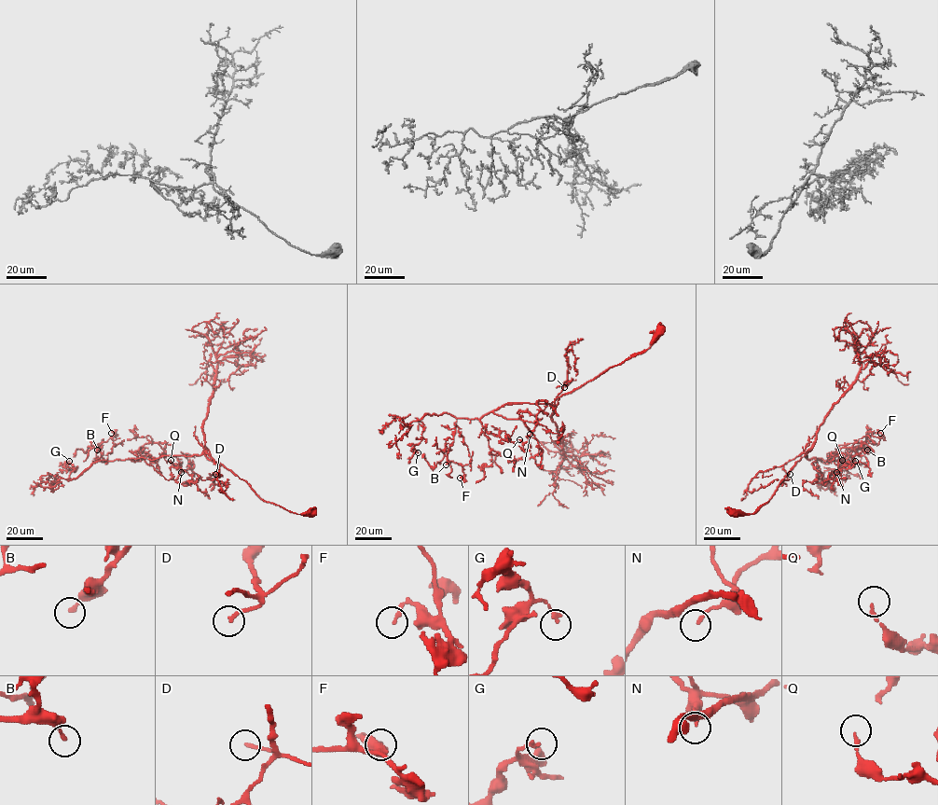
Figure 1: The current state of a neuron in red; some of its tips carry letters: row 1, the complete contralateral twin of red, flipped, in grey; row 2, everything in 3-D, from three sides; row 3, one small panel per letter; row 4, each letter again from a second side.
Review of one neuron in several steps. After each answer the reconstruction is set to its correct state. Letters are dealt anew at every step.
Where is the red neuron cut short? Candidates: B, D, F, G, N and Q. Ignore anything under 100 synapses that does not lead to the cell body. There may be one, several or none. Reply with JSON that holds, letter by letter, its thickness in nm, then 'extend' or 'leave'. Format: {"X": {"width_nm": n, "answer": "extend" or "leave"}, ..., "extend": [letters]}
{"B": {"width_nm": 200, "answer": "leave"}, "D": {"width_nm": 180, "answer": "leave"}, "F": {"width_nm": 160, "answer": "leave"}, "G": {"width_nm": 170, "answer": "leave"}, "N": {"width_nm": 130, "answer": "leave"}, "Q": {"width_nm": 170, "answer": "leave"}, "extend": []}

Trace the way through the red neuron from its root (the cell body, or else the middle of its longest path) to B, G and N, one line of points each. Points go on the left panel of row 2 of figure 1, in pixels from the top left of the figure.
B: (311, 513), (296, 514), (263, 500), (246, 481), (210, 460), (204, 452), (114, 460), (106, 464), (97, 450)
G: (311, 513), (263, 500), (204, 452), (102, 460), (72, 478), (75, 469), (64, 467), (69, 461)
N: (311, 513), (296, 514), (263, 500), (204, 452), (144, 458), (167, 479), (176, 479), (186, 470), (181, 472)

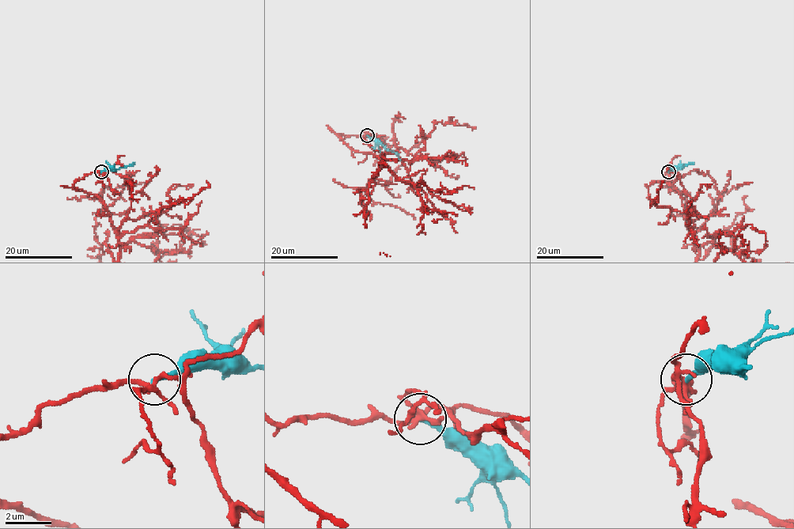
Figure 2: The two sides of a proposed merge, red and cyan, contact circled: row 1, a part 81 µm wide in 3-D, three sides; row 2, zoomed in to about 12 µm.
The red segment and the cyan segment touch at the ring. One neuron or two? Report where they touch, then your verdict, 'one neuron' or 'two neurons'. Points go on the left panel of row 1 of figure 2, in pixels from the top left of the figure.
place (101, 171); two neurons

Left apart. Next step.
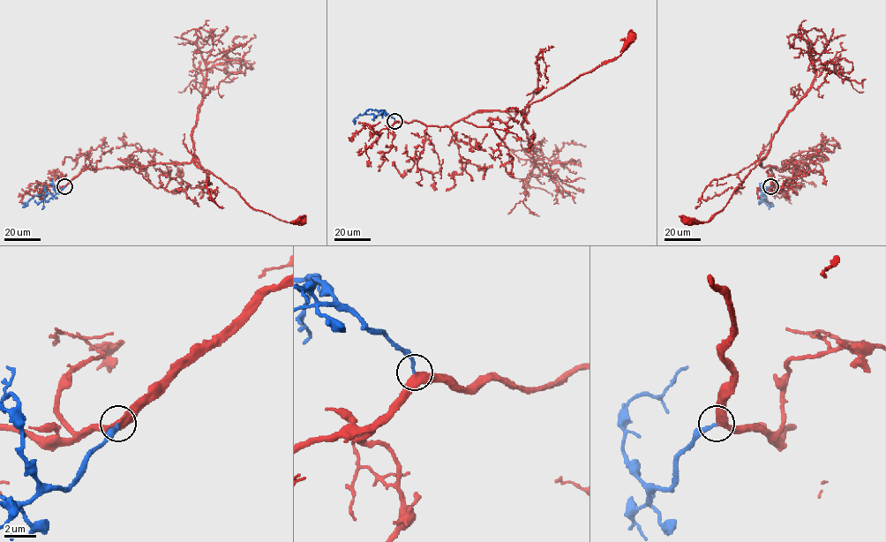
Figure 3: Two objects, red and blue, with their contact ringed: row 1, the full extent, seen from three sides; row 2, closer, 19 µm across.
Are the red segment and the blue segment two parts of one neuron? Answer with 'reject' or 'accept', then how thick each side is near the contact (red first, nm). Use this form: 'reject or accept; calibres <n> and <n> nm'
accept; calibres 440 and 220 nm

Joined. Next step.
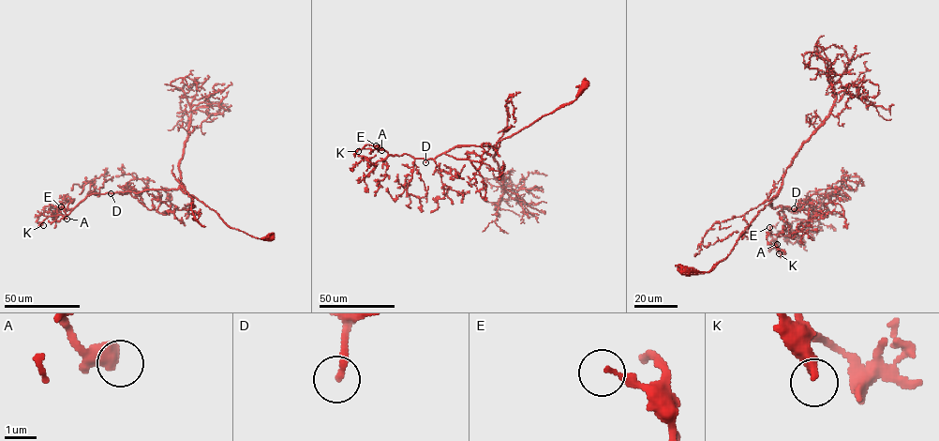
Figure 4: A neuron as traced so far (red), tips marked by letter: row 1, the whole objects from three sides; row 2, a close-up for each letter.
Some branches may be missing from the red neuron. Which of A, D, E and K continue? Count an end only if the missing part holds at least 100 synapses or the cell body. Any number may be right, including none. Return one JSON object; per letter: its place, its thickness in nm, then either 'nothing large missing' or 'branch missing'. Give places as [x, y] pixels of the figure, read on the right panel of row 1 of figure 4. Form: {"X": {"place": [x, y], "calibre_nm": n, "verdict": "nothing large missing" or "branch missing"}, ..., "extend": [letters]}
{"A": {"place": [777, 244], "calibre_nm": 550, "verdict": "nothing large missing"}, "D": {"place": [794, 208], "calibre_nm": 200, "verdict": "branch missing"}, "E": {"place": [769, 227], "calibre_nm": 180, "verdict": "nothing large missing"}, "K": {"place": [779, 253], "calibre_nm": 320, "verdict": "nothing large missing"}, "extend": ["D"]}

